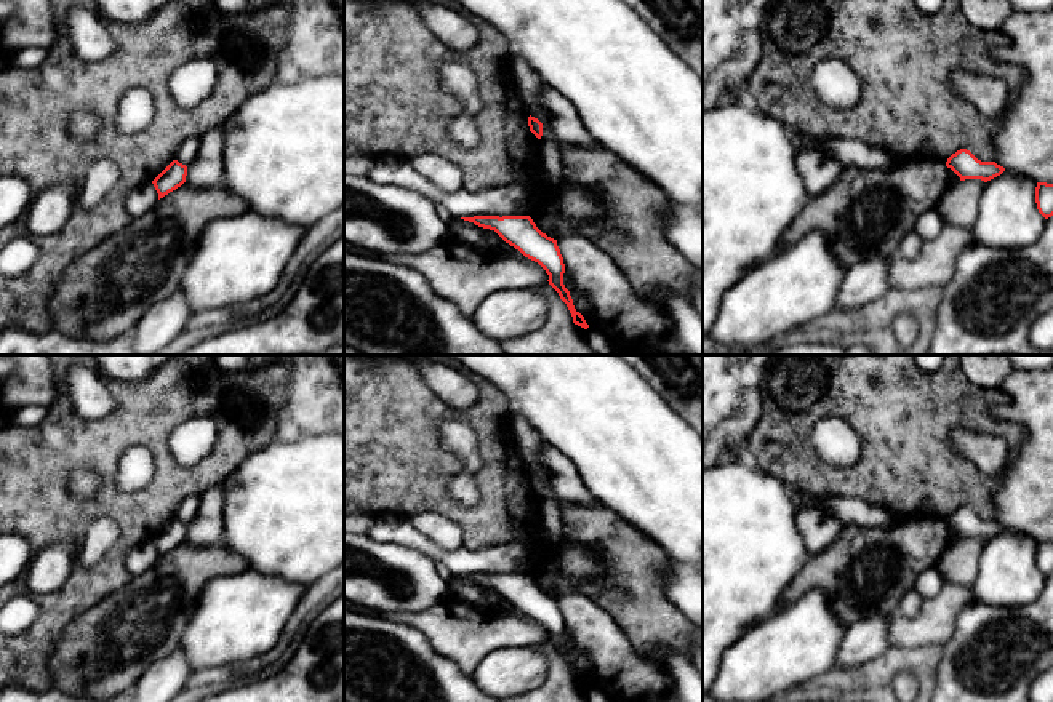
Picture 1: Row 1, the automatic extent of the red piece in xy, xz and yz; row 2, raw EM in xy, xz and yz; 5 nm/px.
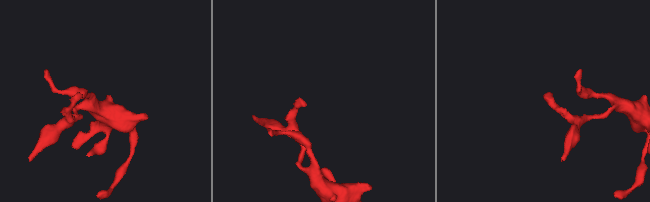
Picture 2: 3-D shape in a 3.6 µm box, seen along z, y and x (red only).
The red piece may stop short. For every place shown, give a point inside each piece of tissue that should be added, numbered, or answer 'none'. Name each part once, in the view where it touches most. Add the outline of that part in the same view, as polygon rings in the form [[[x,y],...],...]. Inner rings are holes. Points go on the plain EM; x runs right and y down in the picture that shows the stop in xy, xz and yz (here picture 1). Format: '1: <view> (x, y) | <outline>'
none

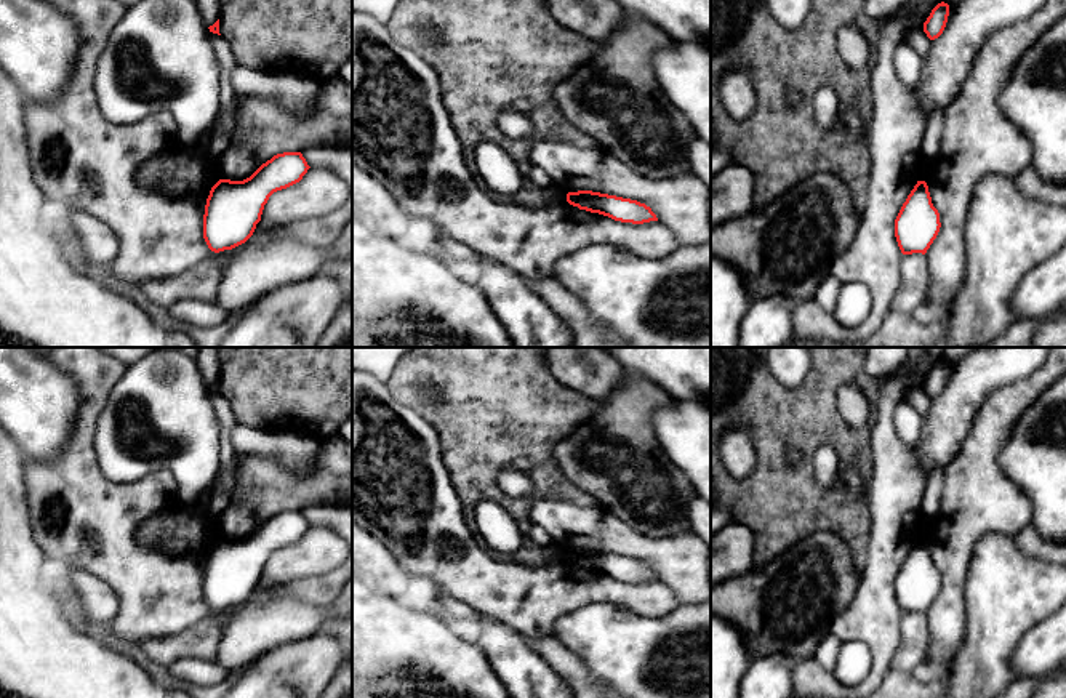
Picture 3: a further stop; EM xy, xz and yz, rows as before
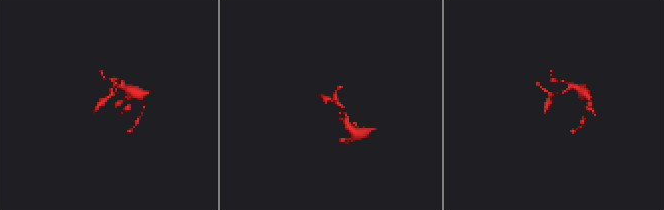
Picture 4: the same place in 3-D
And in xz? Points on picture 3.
none

